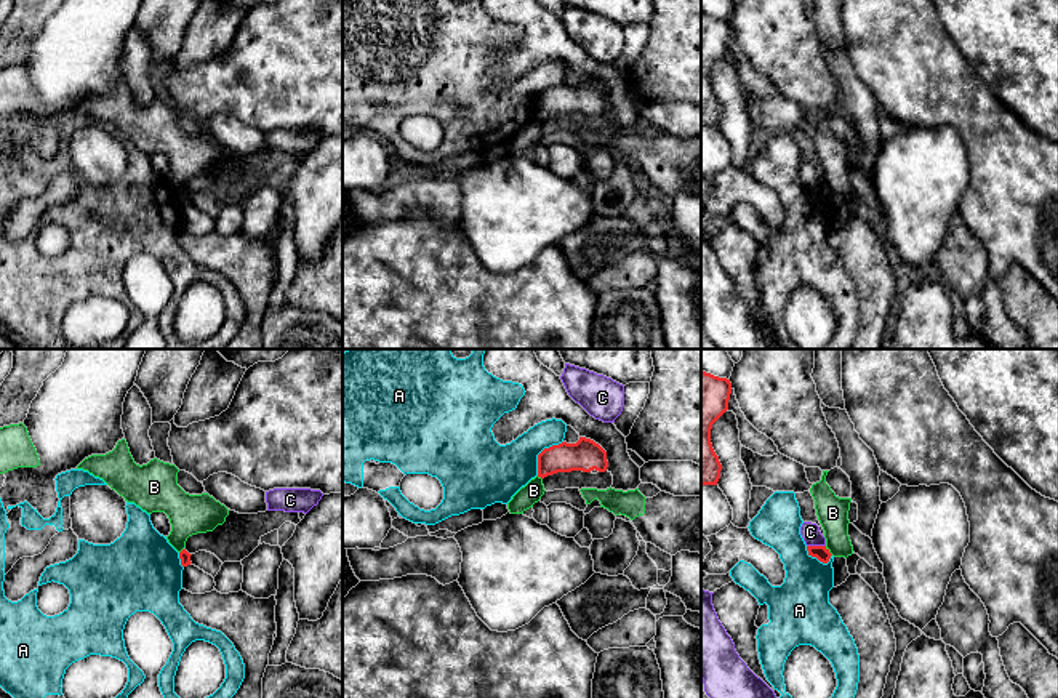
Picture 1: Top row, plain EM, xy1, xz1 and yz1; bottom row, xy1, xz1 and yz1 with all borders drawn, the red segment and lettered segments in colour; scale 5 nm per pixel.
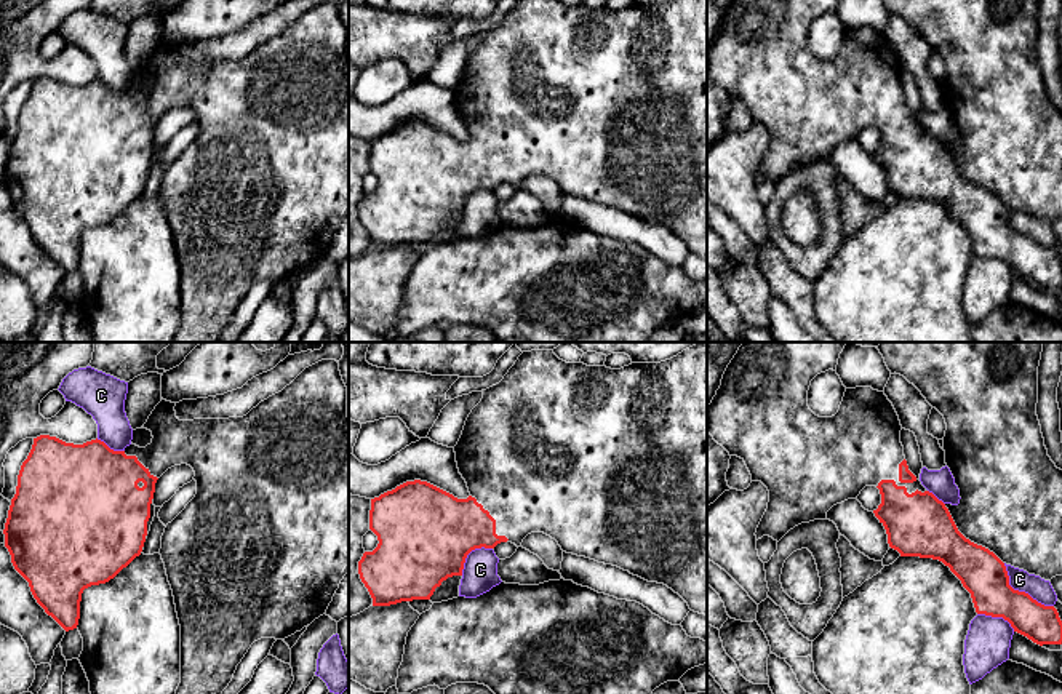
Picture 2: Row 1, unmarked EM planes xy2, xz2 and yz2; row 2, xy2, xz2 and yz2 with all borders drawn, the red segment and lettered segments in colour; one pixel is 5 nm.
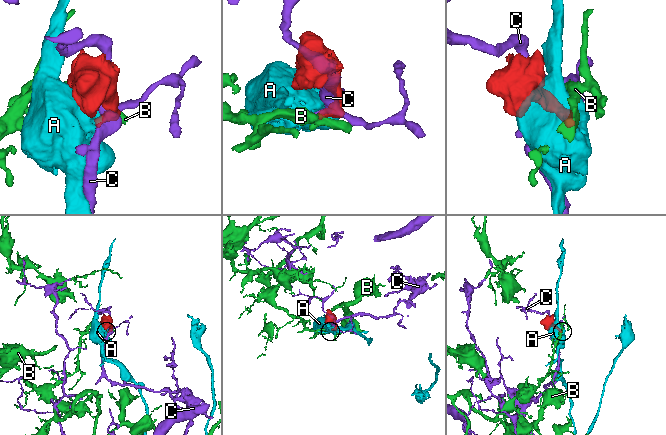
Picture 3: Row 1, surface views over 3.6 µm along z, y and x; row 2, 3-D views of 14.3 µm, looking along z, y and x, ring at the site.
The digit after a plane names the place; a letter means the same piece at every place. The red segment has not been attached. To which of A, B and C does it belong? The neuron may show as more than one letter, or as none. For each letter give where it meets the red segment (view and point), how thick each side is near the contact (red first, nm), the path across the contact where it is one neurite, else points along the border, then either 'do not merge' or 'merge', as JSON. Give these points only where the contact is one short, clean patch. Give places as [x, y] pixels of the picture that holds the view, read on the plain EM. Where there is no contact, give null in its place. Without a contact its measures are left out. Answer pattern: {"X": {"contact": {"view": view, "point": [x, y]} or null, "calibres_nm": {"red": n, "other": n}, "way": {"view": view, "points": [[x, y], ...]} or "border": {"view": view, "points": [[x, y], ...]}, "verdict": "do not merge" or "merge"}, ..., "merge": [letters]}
{"A": {"contact": {"view": "xz1", "point": [540, 95]}, "calibres_nm": {"red": 160, "other": 300}, "border": {"view": "xz1", "points": [[562, 82], [546, 88], [538, 96], [537, 116]]}, "verdict": "do not merge"}, "B": {"contact": {"view": "yz1", "point": [828, 192]}, "calibres_nm": {"red": 70, "other": 160}, "border": {"view": "yz1", "points": [[825, 188], [833, 196]]}, "verdict": "do not merge"}, "C": {"contact": {"view": "yz2", "point": [1021, 234]}, "calibres_nm": {"red": 220, "other": 120}, "verdict": "do not merge"}, "merge": []}

